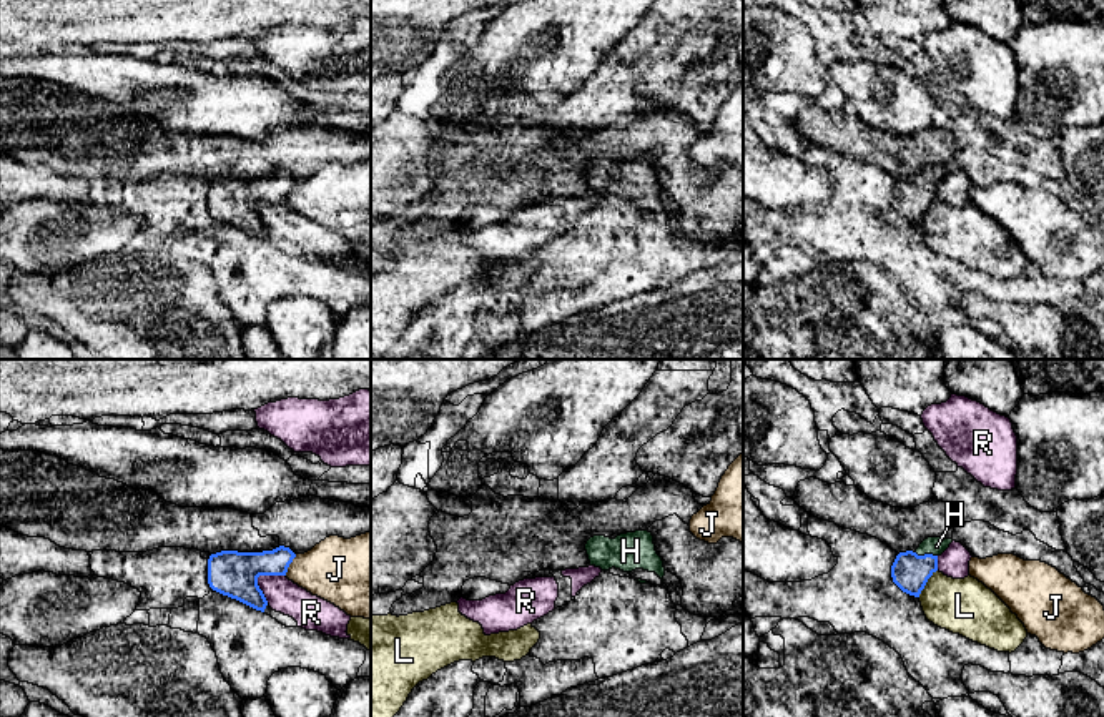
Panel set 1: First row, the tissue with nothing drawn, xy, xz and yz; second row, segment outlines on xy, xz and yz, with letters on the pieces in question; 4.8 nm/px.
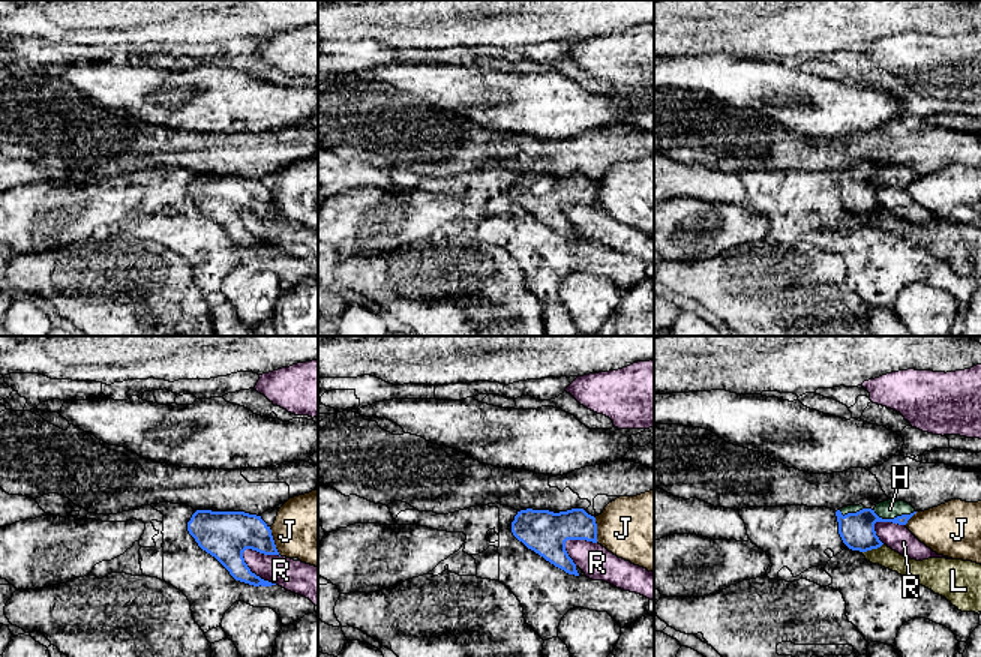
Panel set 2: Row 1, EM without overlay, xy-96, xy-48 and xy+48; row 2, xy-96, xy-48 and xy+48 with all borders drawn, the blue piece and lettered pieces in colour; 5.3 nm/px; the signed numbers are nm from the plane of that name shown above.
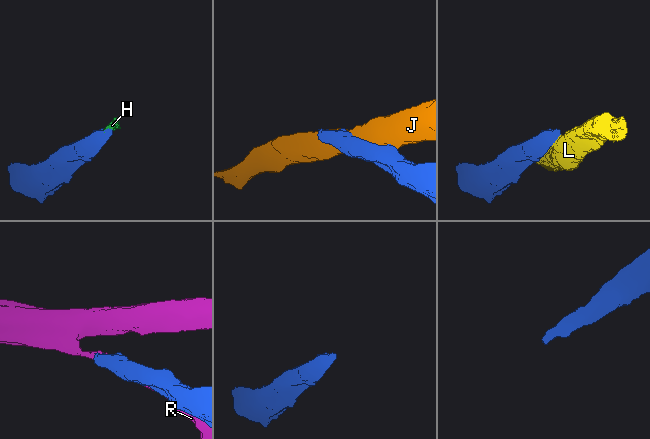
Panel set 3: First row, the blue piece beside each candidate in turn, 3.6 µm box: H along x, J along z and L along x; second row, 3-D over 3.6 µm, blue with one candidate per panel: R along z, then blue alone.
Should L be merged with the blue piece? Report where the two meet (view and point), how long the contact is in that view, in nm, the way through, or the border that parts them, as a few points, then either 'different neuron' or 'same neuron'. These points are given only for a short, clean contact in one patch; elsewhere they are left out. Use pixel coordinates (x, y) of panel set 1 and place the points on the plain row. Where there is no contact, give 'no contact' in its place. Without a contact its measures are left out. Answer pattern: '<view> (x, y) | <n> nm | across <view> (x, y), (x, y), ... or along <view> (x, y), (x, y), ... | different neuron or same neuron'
yz (926, 208) | 160 nm | along yz (936, 197), (918, 223) | different neuron

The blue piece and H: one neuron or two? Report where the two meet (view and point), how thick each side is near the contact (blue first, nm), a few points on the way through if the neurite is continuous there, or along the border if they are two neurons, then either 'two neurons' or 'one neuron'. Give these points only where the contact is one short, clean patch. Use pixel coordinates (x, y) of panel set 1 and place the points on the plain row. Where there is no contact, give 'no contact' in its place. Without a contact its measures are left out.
contact yz (926, 182); calibres 180 and 90 nm; way yz (910, 200), (926, 182), (936, 173); one neuron

